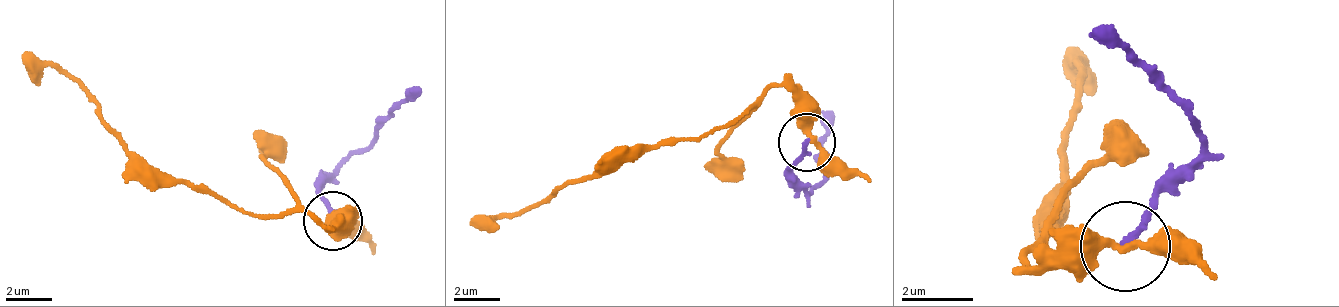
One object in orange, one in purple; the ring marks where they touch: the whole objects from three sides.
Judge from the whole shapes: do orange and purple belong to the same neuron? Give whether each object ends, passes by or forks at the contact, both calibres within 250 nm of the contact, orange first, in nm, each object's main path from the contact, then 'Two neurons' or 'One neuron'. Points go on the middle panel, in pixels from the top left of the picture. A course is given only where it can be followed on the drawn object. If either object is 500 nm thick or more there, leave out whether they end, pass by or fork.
At the ring orange passes by. At the ring purple ends. Thickness 260 nm (orange) against 190 nm. Course of orange: (810, 144), (810, 121), (789, 89), (776, 83), (718, 128), (644, 146), (511, 217), (468, 223). Course of purple: (805, 143), (794, 169), (815, 192), (829, 131), (819, 109). Two neurons

